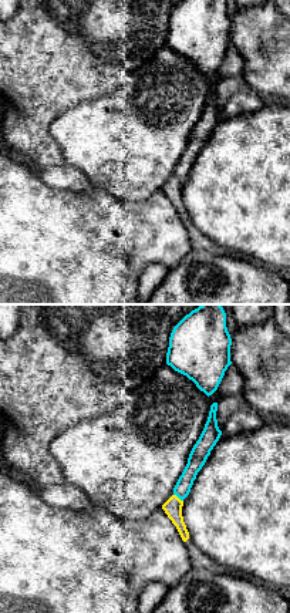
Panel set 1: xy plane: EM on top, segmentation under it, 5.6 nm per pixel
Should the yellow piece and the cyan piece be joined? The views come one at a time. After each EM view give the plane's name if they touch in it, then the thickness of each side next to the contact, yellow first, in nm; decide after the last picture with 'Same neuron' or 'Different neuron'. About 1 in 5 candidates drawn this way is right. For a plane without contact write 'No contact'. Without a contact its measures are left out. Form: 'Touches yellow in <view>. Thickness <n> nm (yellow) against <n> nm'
Touches yellow in xy. Thickness 100 nm (yellow) against 100 nm

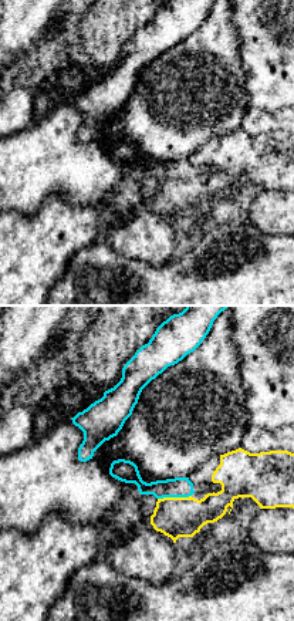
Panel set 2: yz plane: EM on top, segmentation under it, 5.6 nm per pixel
Touches yellow in yz. Thickness 220 nm (yellow) against 110 nm

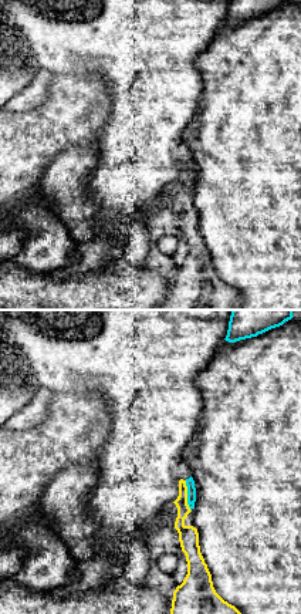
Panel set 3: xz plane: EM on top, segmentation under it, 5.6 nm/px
Touches yellow in xz. Thickness 110 nm (yellow) against 50 nm

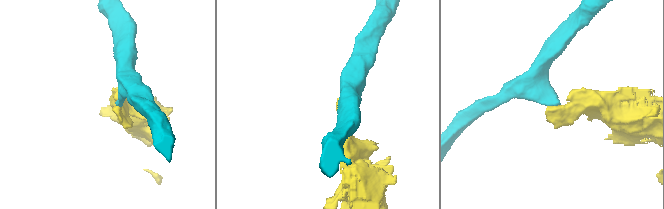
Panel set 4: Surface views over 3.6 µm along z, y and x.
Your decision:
Same neuron

